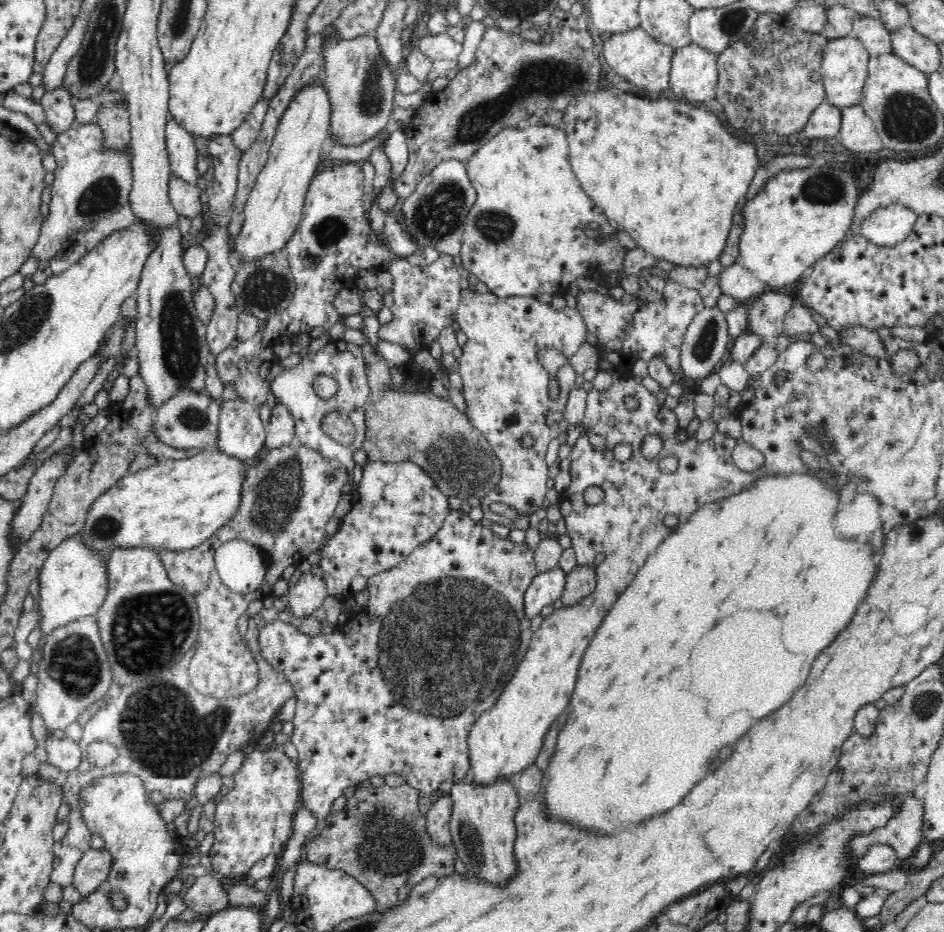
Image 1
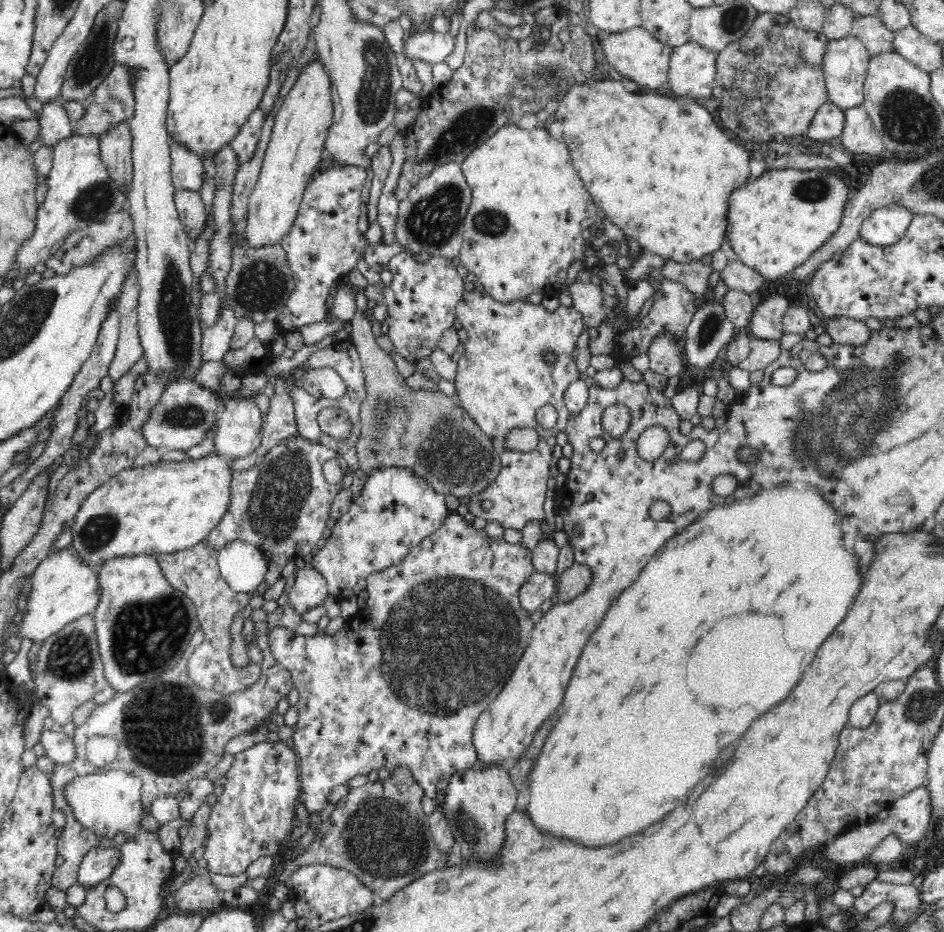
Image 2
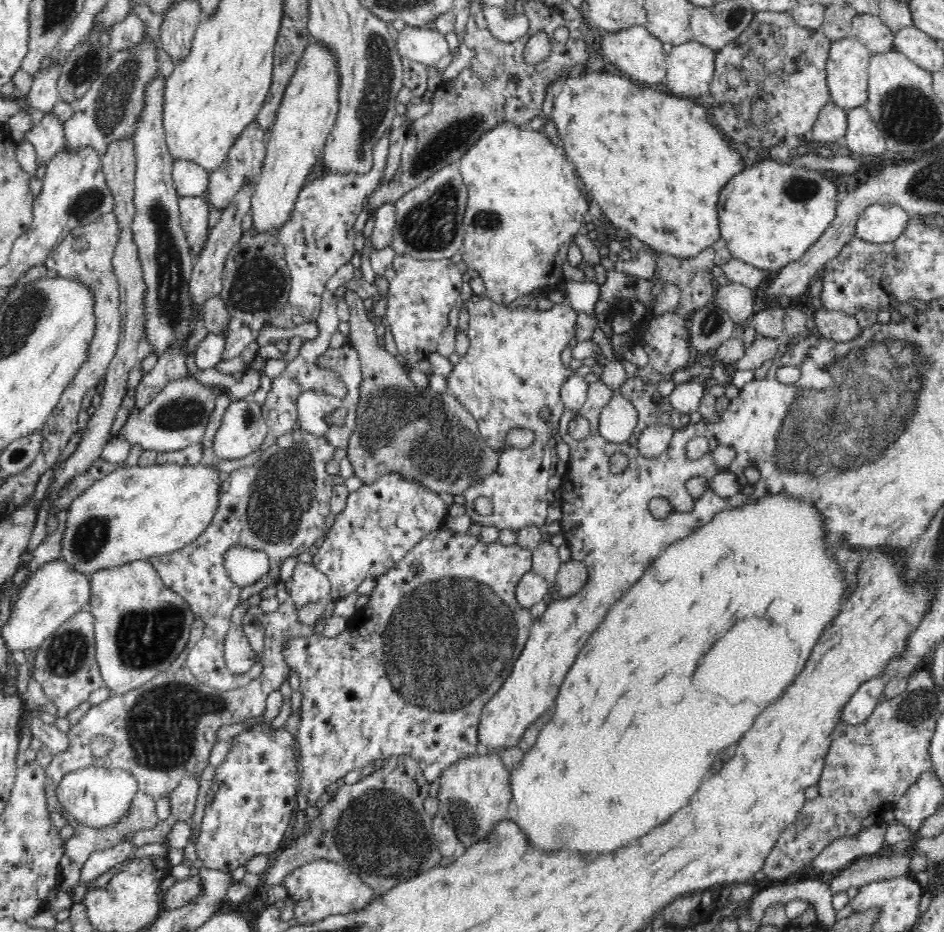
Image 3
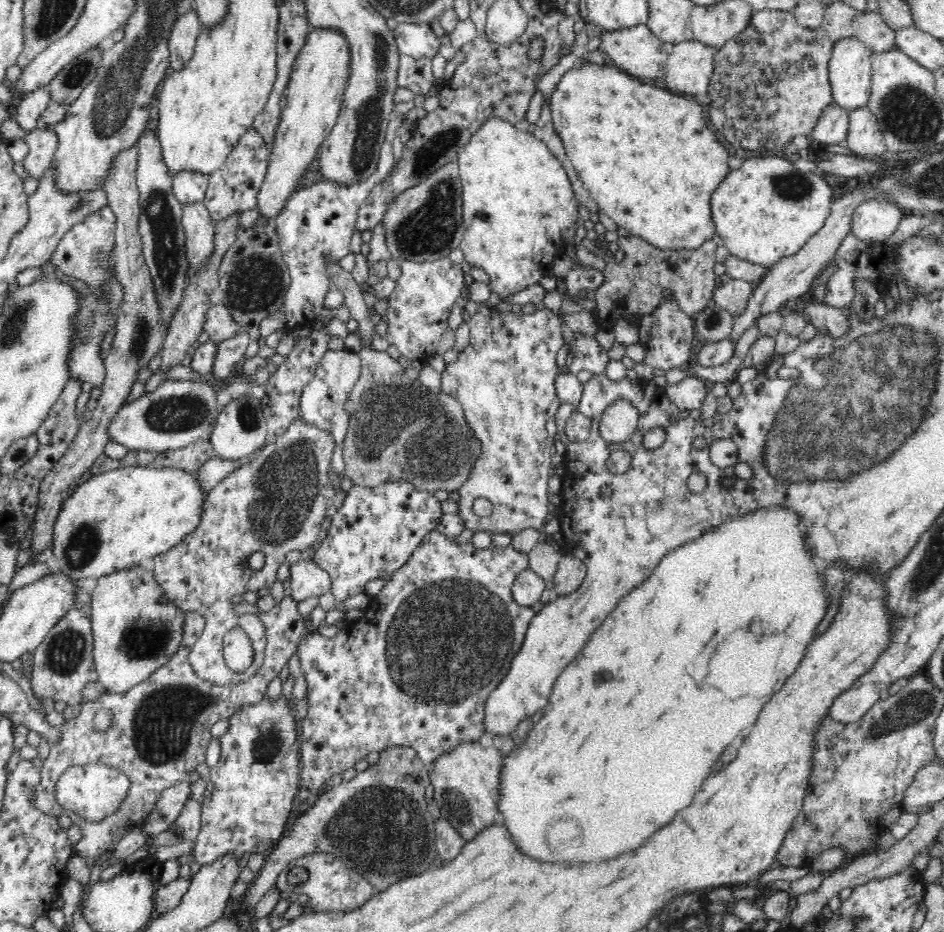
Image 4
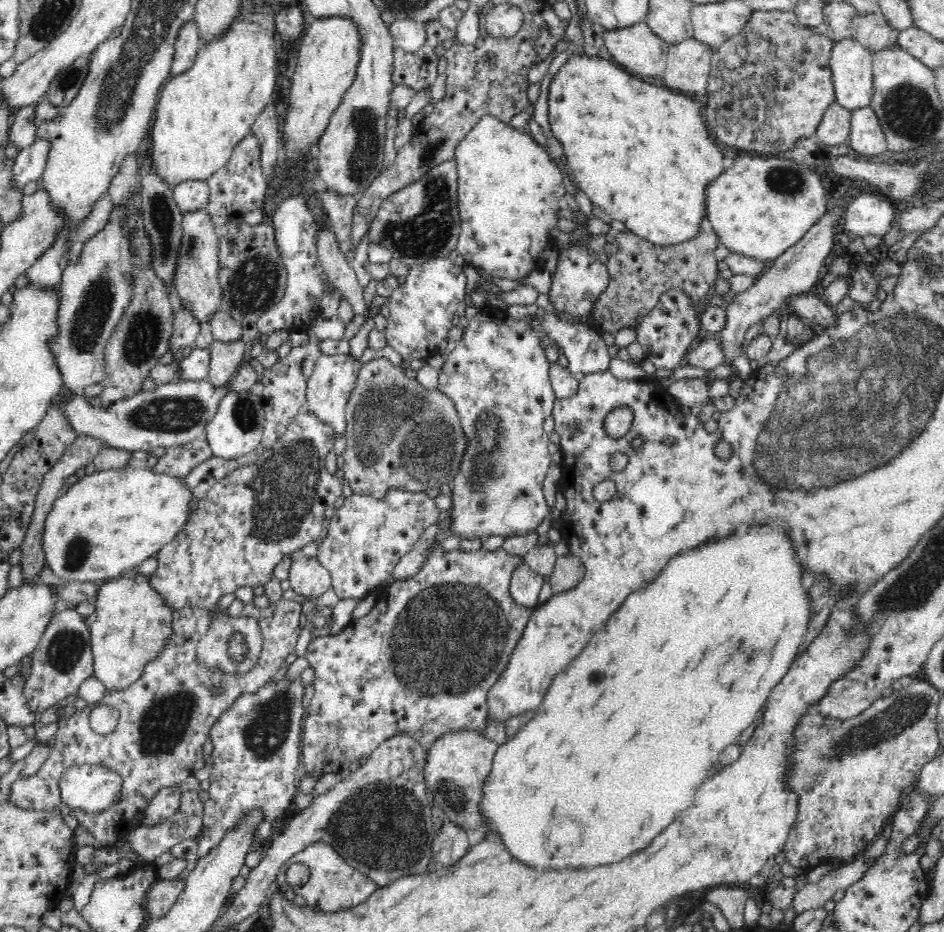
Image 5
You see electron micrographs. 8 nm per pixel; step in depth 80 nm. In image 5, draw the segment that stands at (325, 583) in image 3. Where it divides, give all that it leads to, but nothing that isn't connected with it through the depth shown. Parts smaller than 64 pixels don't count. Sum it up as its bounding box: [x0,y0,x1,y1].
[289,554,331,597]

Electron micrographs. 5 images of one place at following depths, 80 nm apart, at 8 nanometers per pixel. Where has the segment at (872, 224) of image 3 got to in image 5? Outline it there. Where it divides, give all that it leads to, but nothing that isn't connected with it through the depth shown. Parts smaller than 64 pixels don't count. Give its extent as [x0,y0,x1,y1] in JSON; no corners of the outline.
[842,190,897,237]

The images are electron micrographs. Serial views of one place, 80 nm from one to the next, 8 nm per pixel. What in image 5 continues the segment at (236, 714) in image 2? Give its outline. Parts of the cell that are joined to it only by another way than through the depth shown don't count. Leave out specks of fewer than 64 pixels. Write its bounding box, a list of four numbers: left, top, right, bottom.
[5,599,302,844]

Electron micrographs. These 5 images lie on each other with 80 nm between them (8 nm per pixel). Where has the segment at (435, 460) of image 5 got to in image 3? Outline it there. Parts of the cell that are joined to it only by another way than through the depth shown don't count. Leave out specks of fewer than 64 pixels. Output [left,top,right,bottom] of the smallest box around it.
[342,288,497,495]

